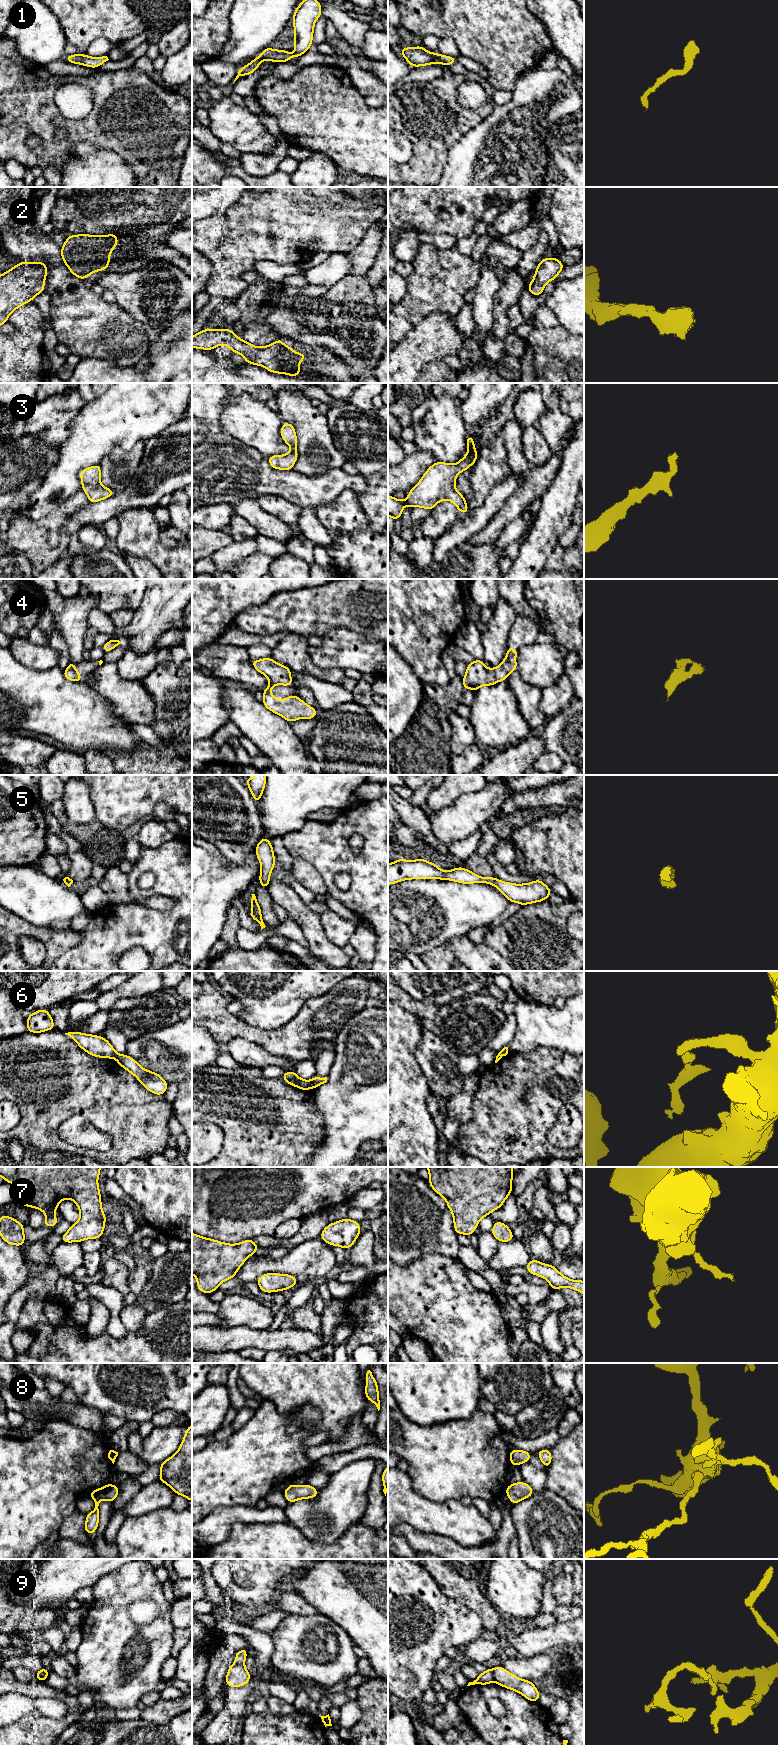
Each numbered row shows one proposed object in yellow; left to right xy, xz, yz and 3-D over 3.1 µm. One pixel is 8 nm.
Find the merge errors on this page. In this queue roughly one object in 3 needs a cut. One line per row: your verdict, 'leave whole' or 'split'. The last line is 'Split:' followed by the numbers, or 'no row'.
1: leave whole
2: leave whole
3: leave whole
4: leave whole
5: leave whole
6: split
7: leave whole
8: leave whole
9: split
Split: 6, 9

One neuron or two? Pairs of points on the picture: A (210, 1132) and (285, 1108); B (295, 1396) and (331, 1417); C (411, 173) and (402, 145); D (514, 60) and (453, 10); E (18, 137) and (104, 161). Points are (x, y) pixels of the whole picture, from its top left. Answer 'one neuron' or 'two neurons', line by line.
A: two neurons
B: one neuron
C: two neurons
D: one neuron
E: two neurons

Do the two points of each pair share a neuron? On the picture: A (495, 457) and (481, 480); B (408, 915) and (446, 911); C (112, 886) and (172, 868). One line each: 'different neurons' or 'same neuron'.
A: same neuron
B: same neuron
C: different neurons

